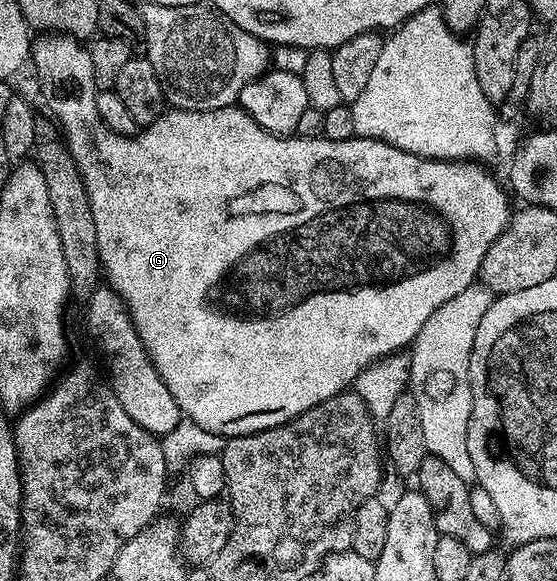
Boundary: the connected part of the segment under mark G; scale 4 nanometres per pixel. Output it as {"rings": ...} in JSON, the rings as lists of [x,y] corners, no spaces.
{"rings":[[[43,33],[32,42],[29,59],[32,64],[35,62],[35,71],[39,74],[39,83],[43,86],[43,95],[47,98],[48,105],[51,106],[52,113],[50,112],[50,114],[53,116],[54,122],[62,129],[67,147],[71,150],[71,156],[75,158],[81,177],[85,181],[85,189],[89,193],[89,205],[93,209],[93,221],[97,221],[97,249],[99,250],[99,261],[102,270],[105,272],[106,282],[123,298],[123,303],[131,315],[133,325],[137,329],[137,333],[141,337],[141,341],[145,345],[145,349],[149,353],[155,368],[161,373],[165,385],[169,385],[169,393],[173,393],[180,412],[190,422],[201,425],[201,429],[205,429],[209,433],[217,433],[224,437],[248,435],[249,433],[257,433],[270,427],[276,427],[282,423],[288,423],[293,417],[305,413],[305,409],[309,409],[313,405],[321,405],[321,401],[329,401],[329,397],[339,395],[341,392],[348,390],[354,384],[355,378],[377,360],[384,359],[386,355],[394,355],[410,348],[417,337],[417,333],[421,333],[421,325],[425,325],[425,321],[429,321],[429,316],[433,313],[433,309],[441,309],[441,305],[445,301],[472,290],[471,282],[476,282],[479,279],[481,261],[485,261],[485,253],[489,253],[489,245],[493,245],[493,241],[497,241],[497,237],[501,237],[501,233],[507,227],[507,224],[511,222],[513,206],[511,207],[510,201],[507,200],[508,192],[505,187],[505,192],[503,192],[502,185],[483,168],[486,166],[482,162],[426,159],[423,155],[414,155],[405,149],[397,149],[381,139],[360,139],[356,137],[345,141],[329,141],[322,137],[318,139],[301,139],[286,135],[274,135],[265,129],[261,129],[261,125],[257,125],[257,121],[253,121],[253,117],[249,117],[249,113],[245,113],[243,108],[238,105],[213,109],[212,111],[167,109],[164,110],[163,114],[158,115],[153,122],[146,124],[142,128],[143,135],[142,131],[132,136],[118,135],[116,131],[111,131],[107,128],[105,121],[101,121],[101,113],[97,113],[97,90],[94,85],[93,61],[90,60],[88,48],[86,46],[82,47],[79,43],[82,42],[74,35]]]}

